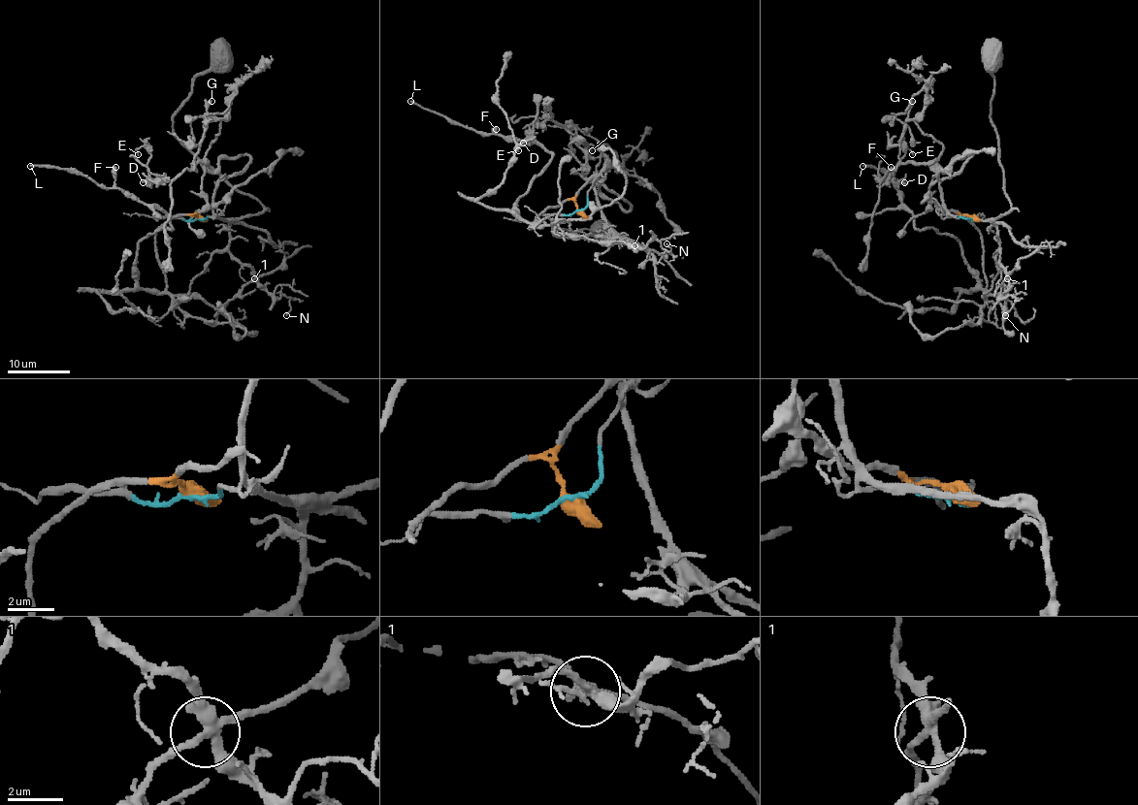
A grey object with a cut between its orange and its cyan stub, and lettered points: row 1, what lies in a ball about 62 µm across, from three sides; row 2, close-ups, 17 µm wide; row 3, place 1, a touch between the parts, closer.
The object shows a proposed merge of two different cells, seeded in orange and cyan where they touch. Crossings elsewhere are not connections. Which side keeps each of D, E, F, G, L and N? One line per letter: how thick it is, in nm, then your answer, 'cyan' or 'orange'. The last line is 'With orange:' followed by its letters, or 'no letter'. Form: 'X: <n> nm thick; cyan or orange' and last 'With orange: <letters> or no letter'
D: 80 nm thick; cyan
E: 130 nm thick; cyan
F: 500 nm thick; orange
G: 280 nm thick; cyan
L: 220 nm thick; orange
N: 120 nm thick; cyan
With orange: F, L

